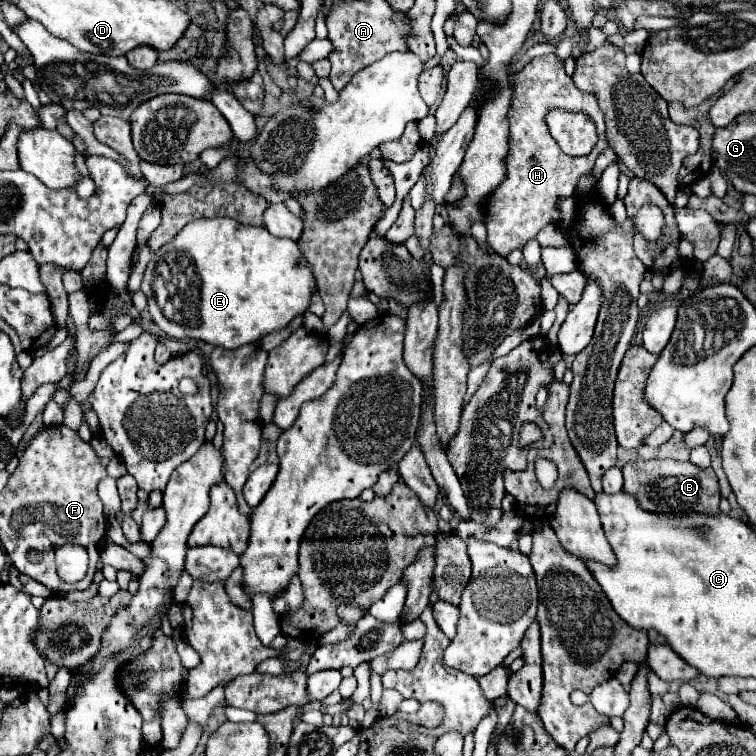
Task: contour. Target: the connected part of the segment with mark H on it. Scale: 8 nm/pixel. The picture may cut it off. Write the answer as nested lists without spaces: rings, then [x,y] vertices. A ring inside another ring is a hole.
[[[553,53],[531,59],[515,75],[515,95],[509,109],[509,155],[507,155],[507,181],[499,185],[487,205],[487,239],[493,253],[507,257],[513,249],[523,249],[527,241],[537,239],[539,231],[547,225],[561,223],[561,213],[557,203],[561,199],[573,197],[579,179],[591,173],[595,159],[607,149],[605,141],[605,121],[597,107],[597,99],[589,93],[581,93],[569,75],[565,75],[563,65]],[[563,109],[571,113],[585,113],[593,117],[597,127],[597,145],[589,155],[571,157],[561,151],[557,141],[551,137],[549,127],[543,117],[549,111]]]

